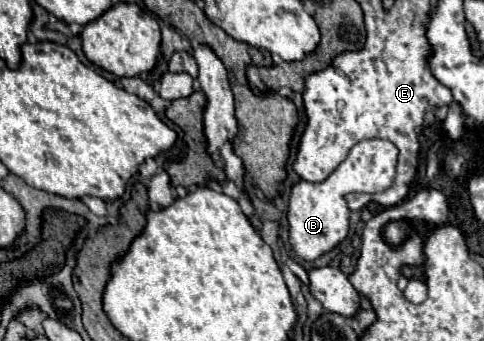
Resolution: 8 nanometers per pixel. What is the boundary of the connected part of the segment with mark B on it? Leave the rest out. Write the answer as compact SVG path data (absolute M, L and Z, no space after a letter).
M372 138L358 142L348 158L320 184L312 184L302 180L292 188L290 206L288 206L288 224L290 224L290 244L300 260L316 260L322 254L330 252L338 246L348 234L348 216L350 210L346 206L344 196L348 192L368 192L370 178L366 170L376 170L376 176L382 176L382 190L388 190L396 178L396 162L398 148L384 138Z

